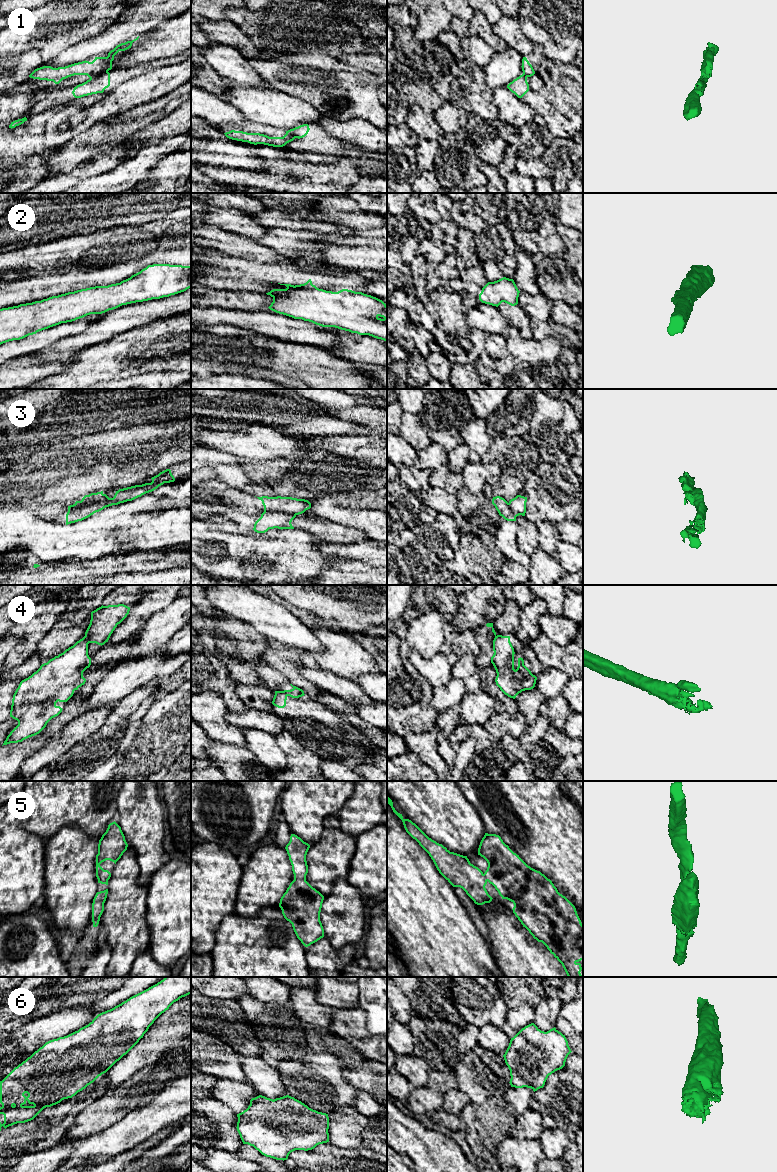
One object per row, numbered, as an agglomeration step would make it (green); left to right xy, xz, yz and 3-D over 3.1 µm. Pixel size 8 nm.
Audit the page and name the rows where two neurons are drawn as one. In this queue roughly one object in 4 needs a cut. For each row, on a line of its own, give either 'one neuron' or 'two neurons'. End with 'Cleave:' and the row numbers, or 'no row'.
1: two neurons
2: one neuron
3: two neurons
4: two neurons
5: one neuron
6: one neuron
Cleave: 1, 3, 4

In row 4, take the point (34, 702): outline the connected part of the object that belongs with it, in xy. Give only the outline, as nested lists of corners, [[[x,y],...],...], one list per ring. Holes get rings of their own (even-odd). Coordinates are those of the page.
[[[84,636],[63,653],[50,659],[28,678],[22,680],[16,689],[10,710],[10,717],[18,721],[18,725],[10,732],[3,745],[18,743],[39,734],[47,723],[62,712],[56,703],[67,702],[75,690],[85,684],[83,672],[90,667],[88,655],[88,638]],[[2,745],[2,746],[3,746]]]

